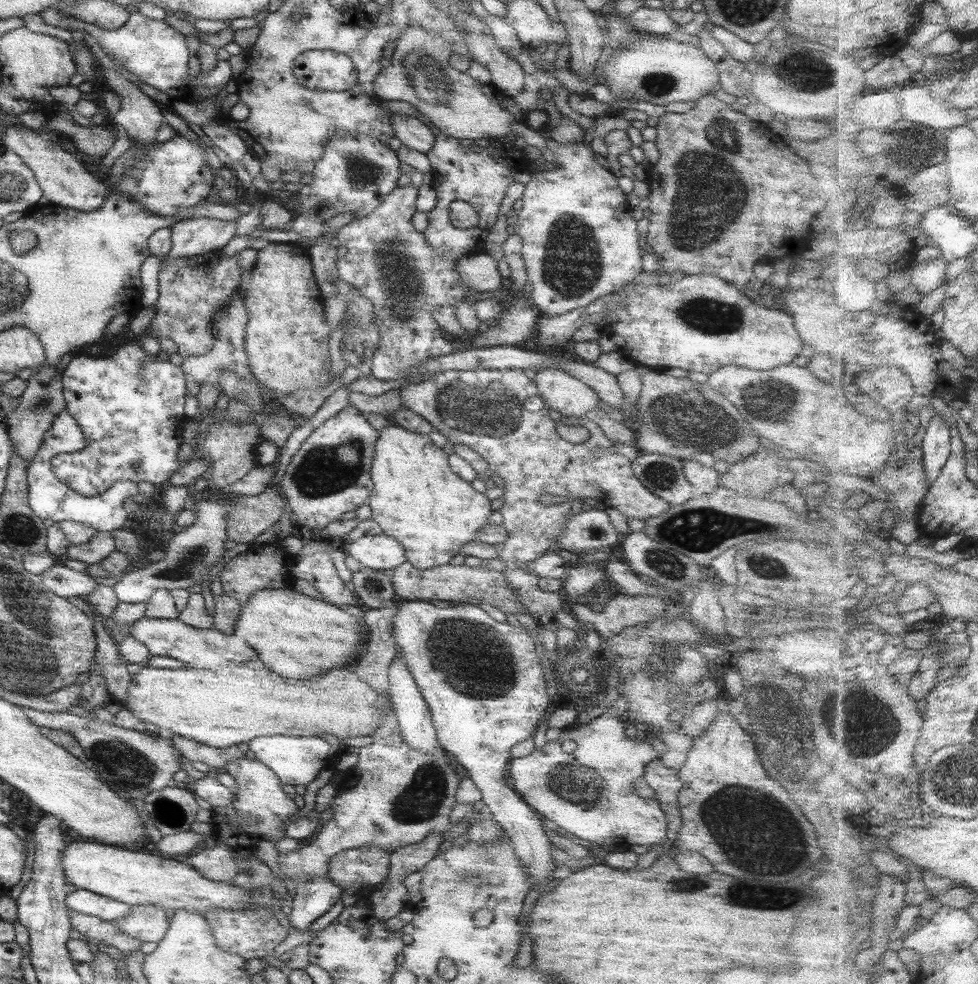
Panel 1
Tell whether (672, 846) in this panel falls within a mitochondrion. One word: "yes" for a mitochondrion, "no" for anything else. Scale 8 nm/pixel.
no

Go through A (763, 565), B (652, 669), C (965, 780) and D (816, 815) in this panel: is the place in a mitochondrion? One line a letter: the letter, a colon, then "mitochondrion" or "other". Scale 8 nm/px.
A: mitochondrion
B: mitochondrion
C: mitochondrion
D: other

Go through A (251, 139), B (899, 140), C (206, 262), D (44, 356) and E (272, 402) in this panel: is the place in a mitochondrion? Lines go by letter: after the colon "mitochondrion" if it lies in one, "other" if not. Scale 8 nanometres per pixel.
A: other
B: mitochondrion
C: other
D: other
E: other

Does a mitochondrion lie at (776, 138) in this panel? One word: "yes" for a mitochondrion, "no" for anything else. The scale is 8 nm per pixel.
no

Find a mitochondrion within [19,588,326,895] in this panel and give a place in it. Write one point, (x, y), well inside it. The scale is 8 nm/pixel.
(128, 769)

